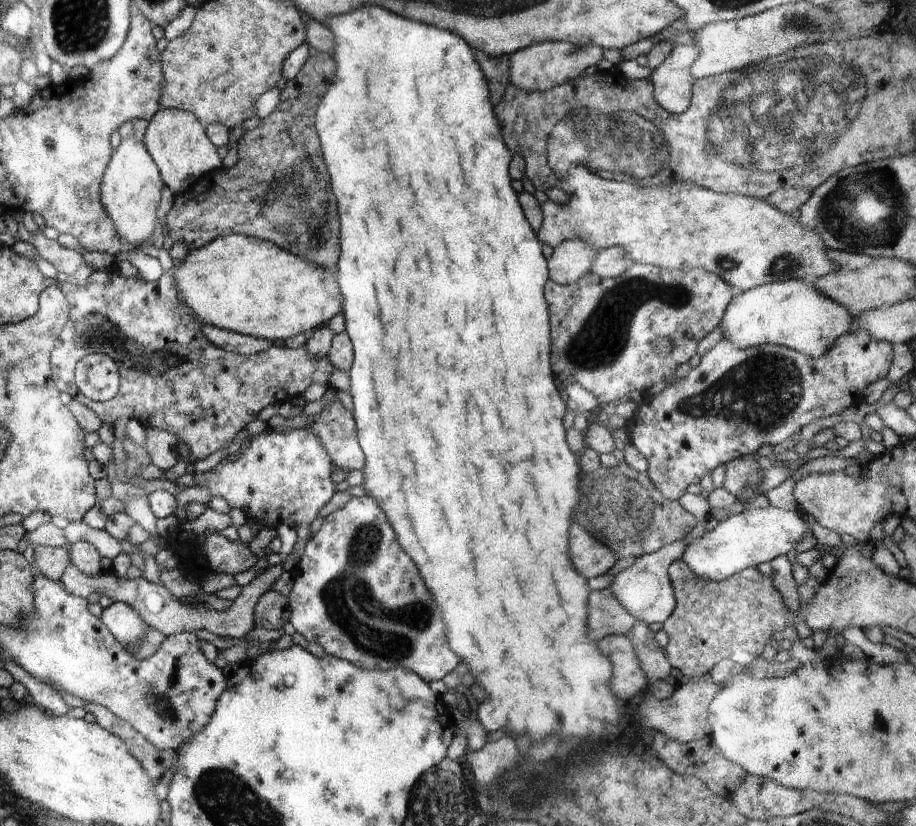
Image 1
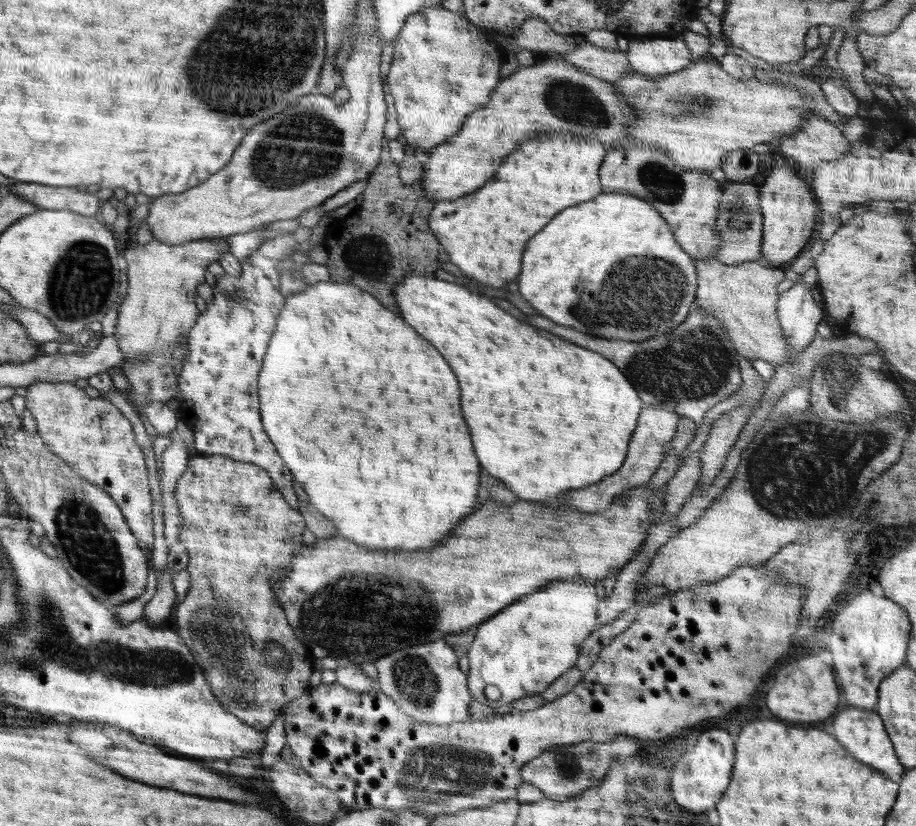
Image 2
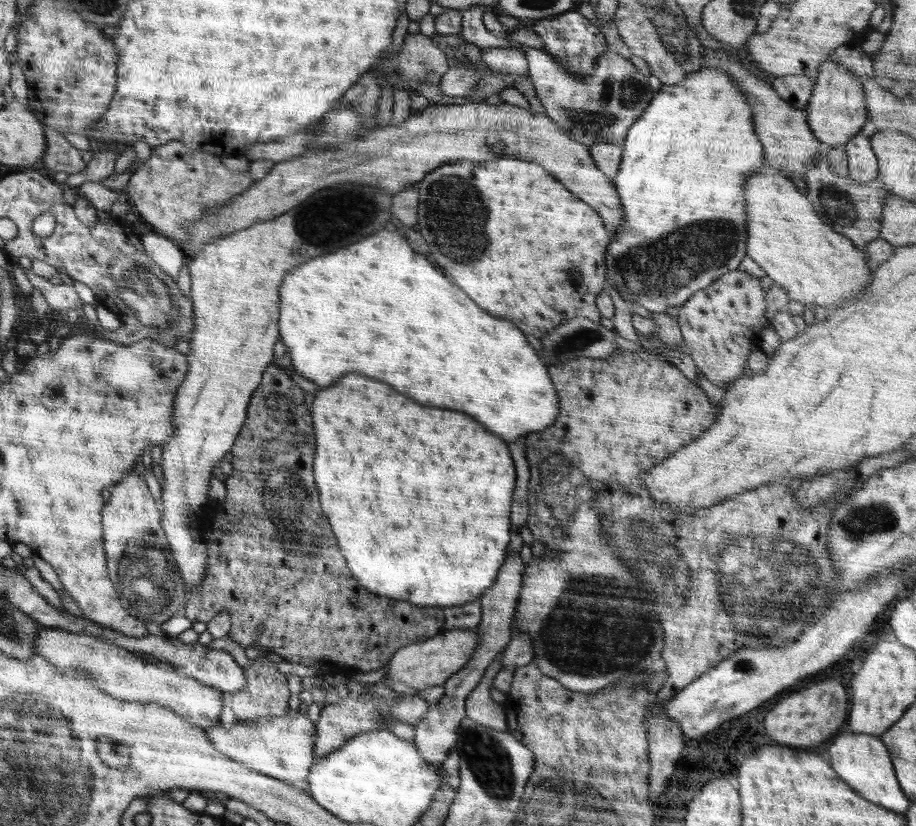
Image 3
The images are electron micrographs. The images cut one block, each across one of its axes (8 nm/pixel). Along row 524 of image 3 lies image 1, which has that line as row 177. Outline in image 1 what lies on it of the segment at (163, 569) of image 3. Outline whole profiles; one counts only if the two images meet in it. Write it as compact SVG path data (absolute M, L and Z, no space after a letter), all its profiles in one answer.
M129 120L120 128L121 142L101 180L101 203L115 224L116 232L128 244L138 247L140 242L151 242L160 232L156 212L160 206L160 192L164 181L146 147L146 130L149 121Z

